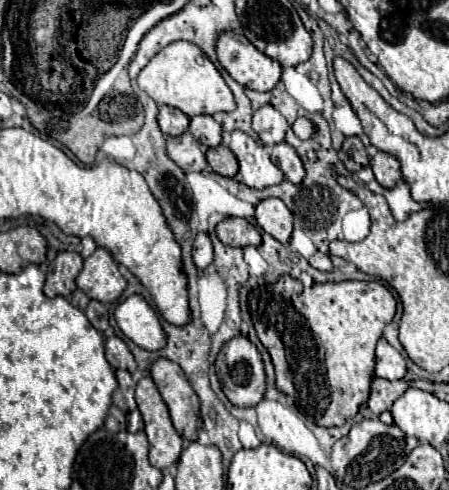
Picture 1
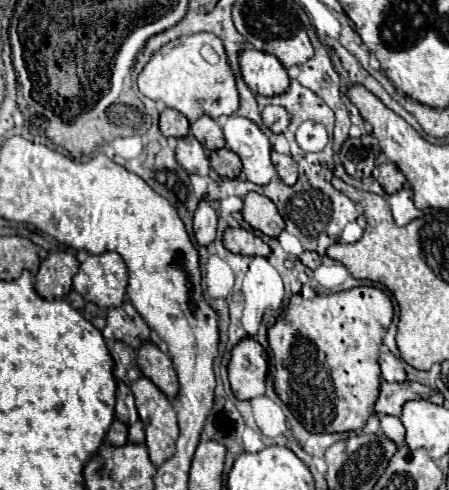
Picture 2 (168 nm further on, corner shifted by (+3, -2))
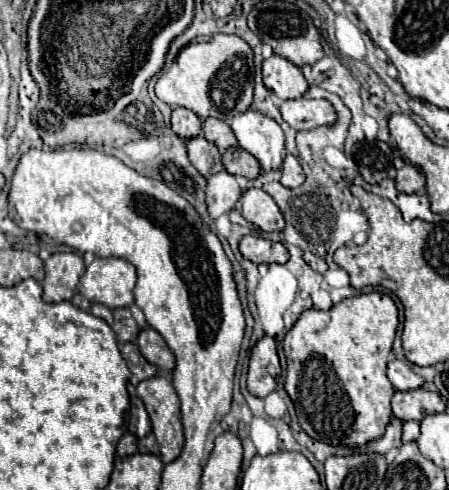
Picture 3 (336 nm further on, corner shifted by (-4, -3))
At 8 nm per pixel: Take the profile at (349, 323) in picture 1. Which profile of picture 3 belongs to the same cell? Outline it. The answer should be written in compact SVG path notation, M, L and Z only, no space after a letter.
M373 291L367 295L355 295L351 299L345 299L333 305L329 311L319 311L319 309L303 311L299 321L287 333L283 341L285 355L287 355L285 391L295 403L301 429L311 439L335 447L339 445L361 447L369 441L379 439L385 433L393 417L391 397L395 389L387 379L387 359L399 325L397 315L399 313L393 299Z

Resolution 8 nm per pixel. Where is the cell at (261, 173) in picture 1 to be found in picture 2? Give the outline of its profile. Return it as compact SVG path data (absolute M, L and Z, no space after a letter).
M230 116L224 124L226 148L236 152L244 164L244 178L258 186L266 186L274 176L276 168L270 162L270 142L266 134L248 118Z

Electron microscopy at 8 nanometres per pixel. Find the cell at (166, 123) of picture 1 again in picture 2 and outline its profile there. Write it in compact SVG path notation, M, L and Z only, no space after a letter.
M166 108L162 114L160 114L160 130L162 134L168 138L168 136L174 136L174 138L182 138L188 134L188 128L190 128L190 122L186 120L184 114L180 114L178 110L172 110L172 108Z

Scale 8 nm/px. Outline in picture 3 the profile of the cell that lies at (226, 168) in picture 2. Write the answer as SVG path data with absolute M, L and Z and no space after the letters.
M231 147L223 153L223 165L231 175L243 175L247 179L257 179L261 175L259 161L241 147Z

